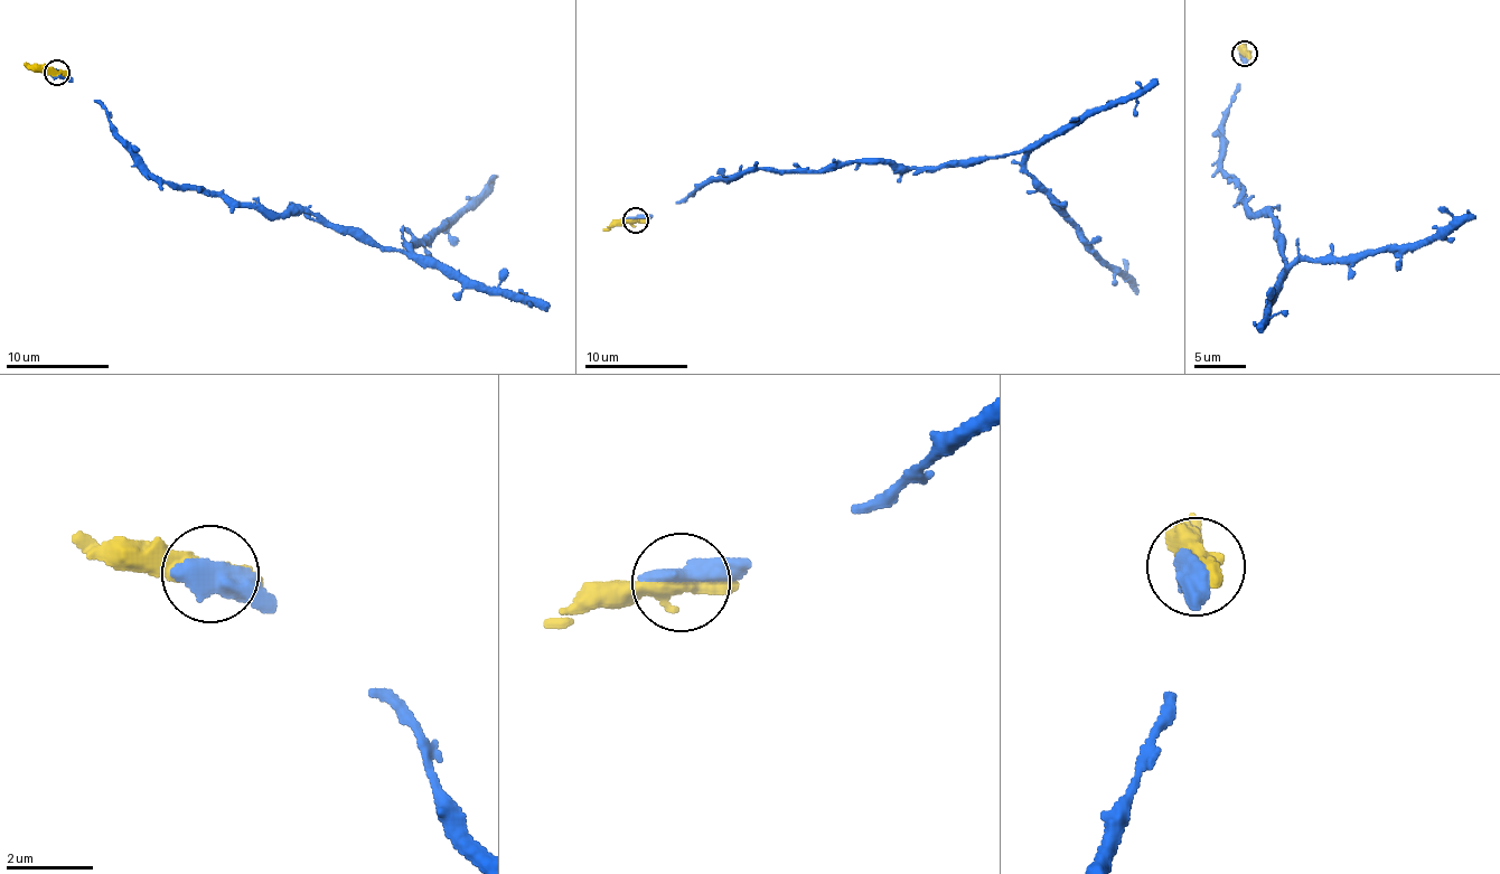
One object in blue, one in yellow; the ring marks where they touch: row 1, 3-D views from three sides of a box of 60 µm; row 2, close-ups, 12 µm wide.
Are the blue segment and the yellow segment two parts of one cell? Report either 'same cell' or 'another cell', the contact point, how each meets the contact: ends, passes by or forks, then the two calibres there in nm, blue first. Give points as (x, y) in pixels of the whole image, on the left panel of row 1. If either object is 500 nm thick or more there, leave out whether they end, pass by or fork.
same cell | (57, 73) | 650/380 nm

